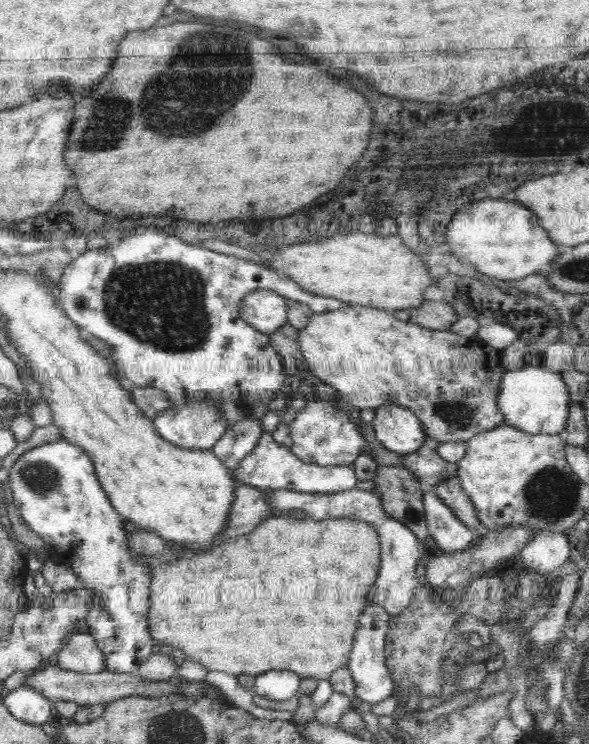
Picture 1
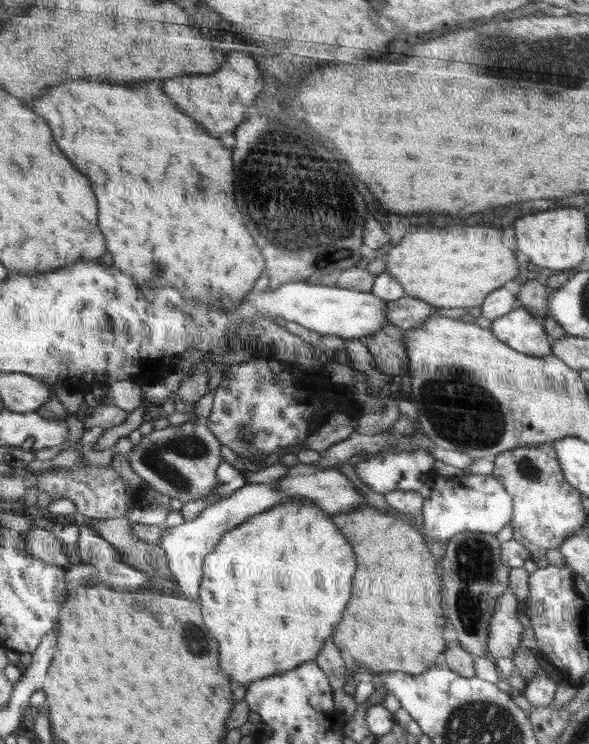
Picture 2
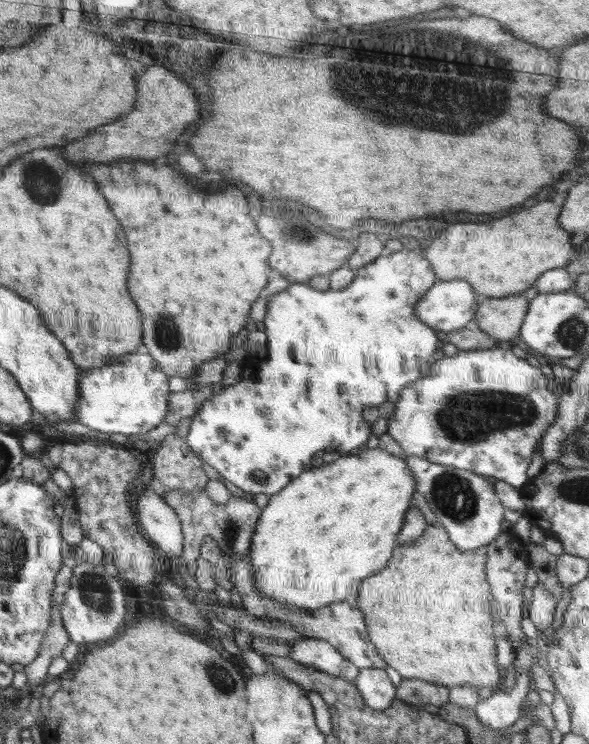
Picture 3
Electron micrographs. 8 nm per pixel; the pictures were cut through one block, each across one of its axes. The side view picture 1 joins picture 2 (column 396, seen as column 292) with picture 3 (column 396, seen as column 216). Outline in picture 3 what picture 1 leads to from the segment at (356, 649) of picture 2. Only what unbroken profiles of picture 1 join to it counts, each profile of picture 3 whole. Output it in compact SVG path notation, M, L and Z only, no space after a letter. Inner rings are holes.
M439 524L432 525L429 528L426 528L424 534L420 536L420 539L416 539L412 544L397 544L394 547L394 552L392 552L392 557L390 558L388 565L357 585L355 591L355 605L362 611L369 640L374 643L374 646L378 649L380 656L382 656L387 666L397 670L405 679L416 678L445 687L460 686L468 683L469 685L476 685L479 689L487 686L495 688L495 685L498 683L502 675L496 664L496 637L498 631L496 629L494 617L492 617L493 596L491 595L491 590L485 577L485 567L487 562L486 548L487 546L483 546L475 550L460 551L459 548L448 539L448 534L443 527Z

